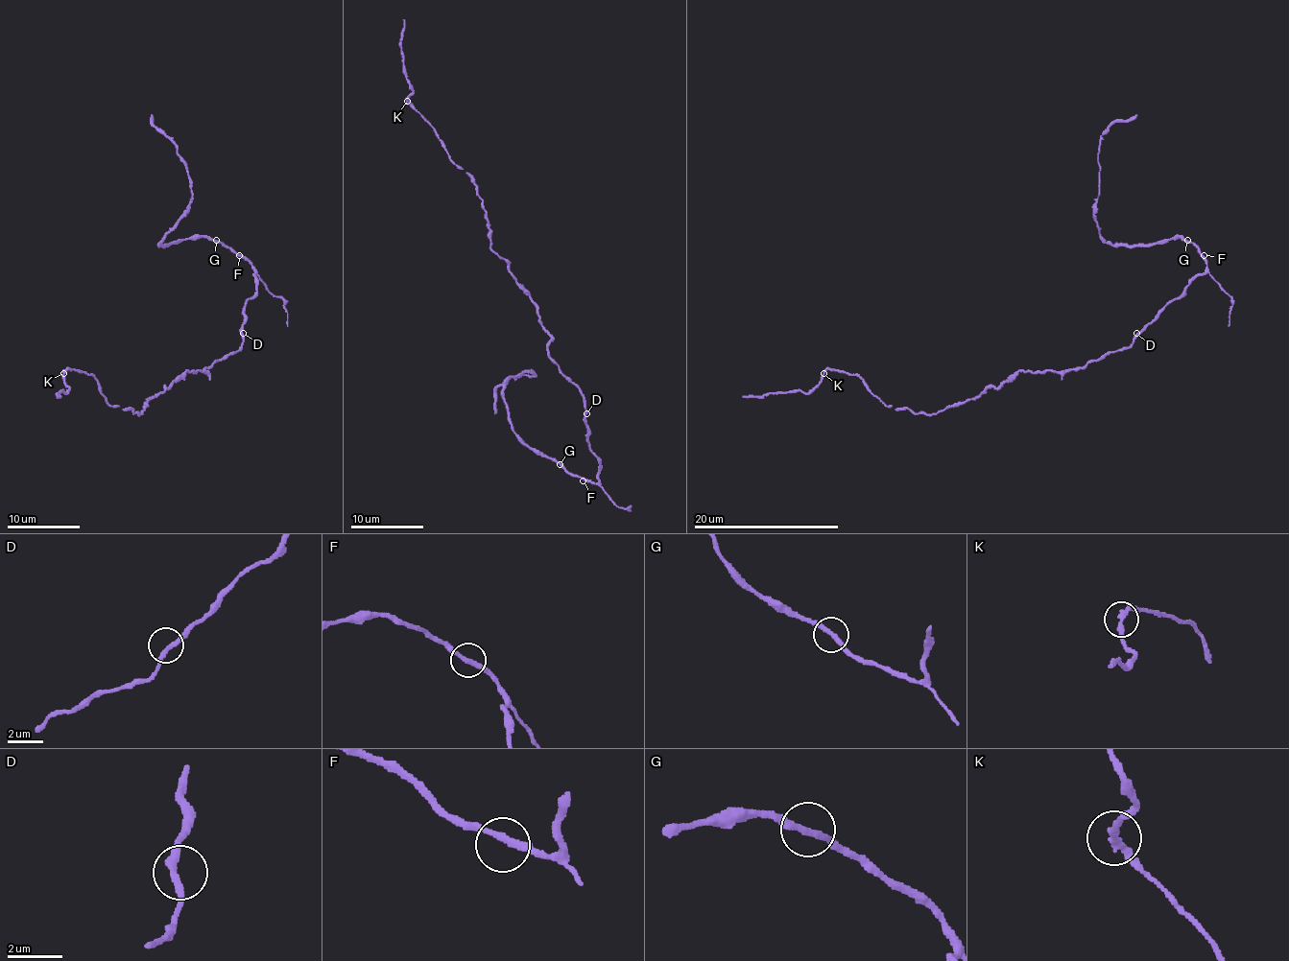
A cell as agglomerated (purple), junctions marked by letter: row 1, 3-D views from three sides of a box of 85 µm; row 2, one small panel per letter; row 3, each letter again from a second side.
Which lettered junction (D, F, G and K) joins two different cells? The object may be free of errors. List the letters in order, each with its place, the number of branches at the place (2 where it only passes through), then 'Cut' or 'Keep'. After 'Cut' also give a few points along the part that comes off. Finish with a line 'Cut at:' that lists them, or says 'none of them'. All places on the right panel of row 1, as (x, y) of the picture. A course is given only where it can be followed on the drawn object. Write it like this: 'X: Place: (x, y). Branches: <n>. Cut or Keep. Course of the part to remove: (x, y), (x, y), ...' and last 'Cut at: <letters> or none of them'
D: Place: (1136, 333). Branches: 2. Keep
F: Place: (1204, 255). Branches: 2. Keep
G: Place: (1187, 240). Branches: 2. Keep
K: Place: (823, 373). Branches: 2. Keep
Cut at: none of them

